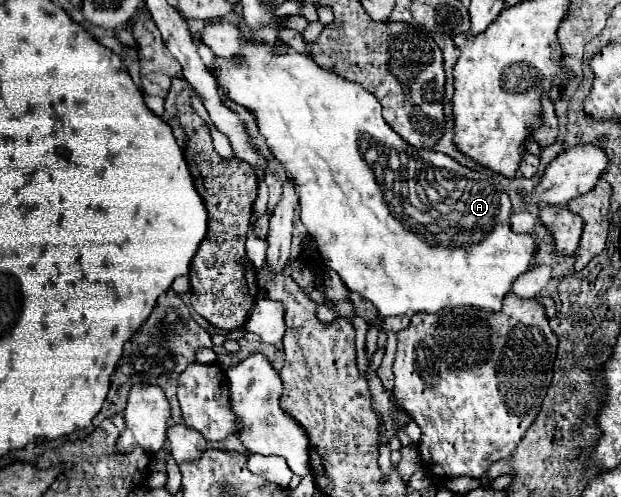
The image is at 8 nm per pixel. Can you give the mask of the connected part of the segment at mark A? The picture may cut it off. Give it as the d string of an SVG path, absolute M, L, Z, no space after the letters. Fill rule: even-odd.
M207 22L205 28L201 30L201 42L211 48L211 52L215 54L215 62L213 62L213 70L215 70L215 78L219 82L219 90L229 98L233 100L235 104L247 108L255 120L257 120L257 128L259 128L259 134L265 138L271 154L275 160L281 162L283 170L287 172L291 184L295 186L297 190L297 196L299 196L299 210L301 210L301 222L303 226L307 228L307 234L311 238L315 238L317 242L317 250L321 254L321 258L325 260L325 264L335 270L343 284L351 290L351 292L357 292L361 294L363 298L367 298L375 308L377 308L377 320L373 320L373 324L369 324L369 330L367 330L367 338L365 338L365 352L367 352L367 380L369 380L369 392L371 392L371 406L373 406L373 412L379 416L379 420L383 422L383 444L379 446L379 466L383 470L383 474L389 474L393 464L391 464L391 450L389 450L389 442L397 436L395 432L395 422L393 422L393 408L395 408L395 400L393 400L393 394L389 390L383 388L379 376L375 370L369 368L369 362L371 362L371 356L377 352L377 344L371 344L377 340L379 332L381 332L381 324L385 318L389 316L411 316L411 314L417 314L417 312L437 312L441 308L455 308L455 306L477 306L477 308L485 308L489 312L499 312L501 310L501 300L503 296L511 290L511 282L521 276L523 272L527 272L527 268L531 266L531 260L533 260L533 254L535 254L535 240L529 236L529 234L515 234L509 226L509 214L511 214L511 202L505 194L503 188L495 186L495 184L489 184L487 182L487 172L481 172L481 170L469 170L461 164L457 164L453 158L441 154L441 152L435 152L435 150L417 150L413 146L409 146L405 140L401 140L399 134L395 134L389 124L383 120L381 116L381 104L375 96L371 96L367 90L363 90L359 84L355 82L349 82L345 80L343 76L331 72L331 70L325 70L321 66L317 66L317 62L307 56L307 54L301 54L293 48L285 50L283 54L277 54L273 46L265 44L265 42L255 42L255 40L247 40L239 26L237 24L231 24L231 22Z

